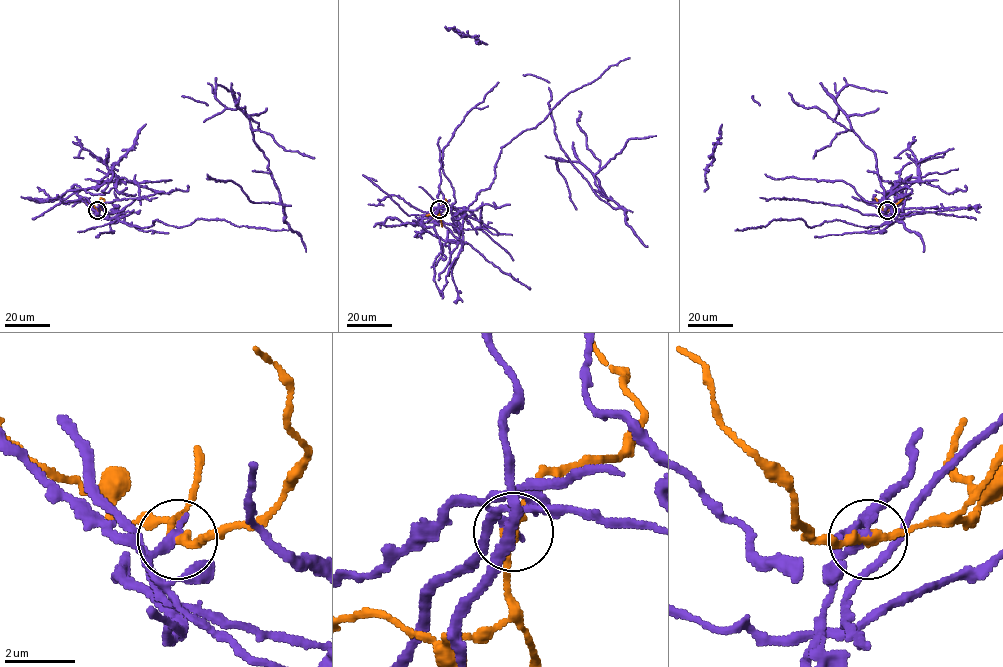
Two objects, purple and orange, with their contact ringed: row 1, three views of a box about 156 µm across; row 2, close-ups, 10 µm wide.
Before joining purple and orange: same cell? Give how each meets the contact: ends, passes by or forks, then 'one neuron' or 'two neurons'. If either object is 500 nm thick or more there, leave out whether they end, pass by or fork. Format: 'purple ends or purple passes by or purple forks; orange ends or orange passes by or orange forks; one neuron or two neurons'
purple ends; orange passes by; two neurons

